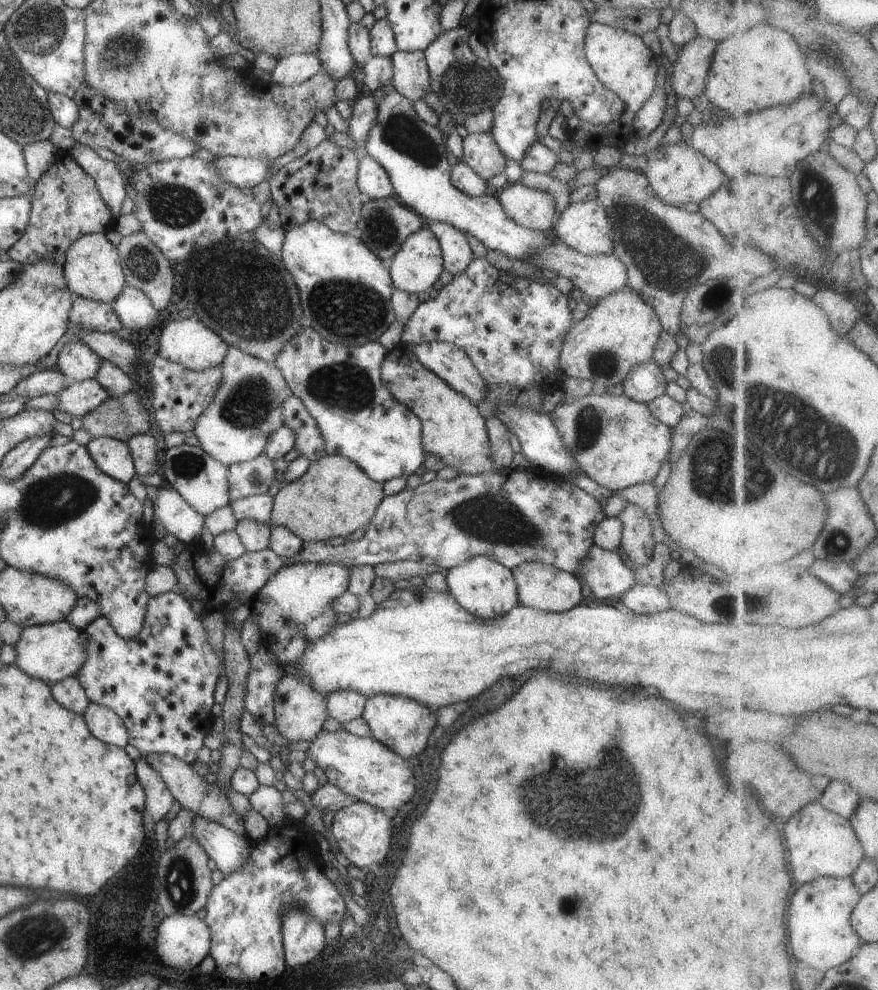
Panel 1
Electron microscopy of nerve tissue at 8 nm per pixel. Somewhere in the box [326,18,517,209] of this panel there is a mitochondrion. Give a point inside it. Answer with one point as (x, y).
(465, 84)

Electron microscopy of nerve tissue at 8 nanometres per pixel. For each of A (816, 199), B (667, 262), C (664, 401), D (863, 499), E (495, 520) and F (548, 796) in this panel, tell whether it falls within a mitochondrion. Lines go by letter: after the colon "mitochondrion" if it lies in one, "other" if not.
A: mitochondrion
B: mitochondrion
C: other
D: other
E: mitochondrion
F: mitochondrion

